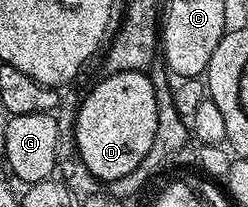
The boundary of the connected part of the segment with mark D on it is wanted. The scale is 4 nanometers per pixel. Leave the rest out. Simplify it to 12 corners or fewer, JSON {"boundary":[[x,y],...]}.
{"boundary":[[144,71],[82,95],[75,140],[104,184],[156,149],[157,96]]}

